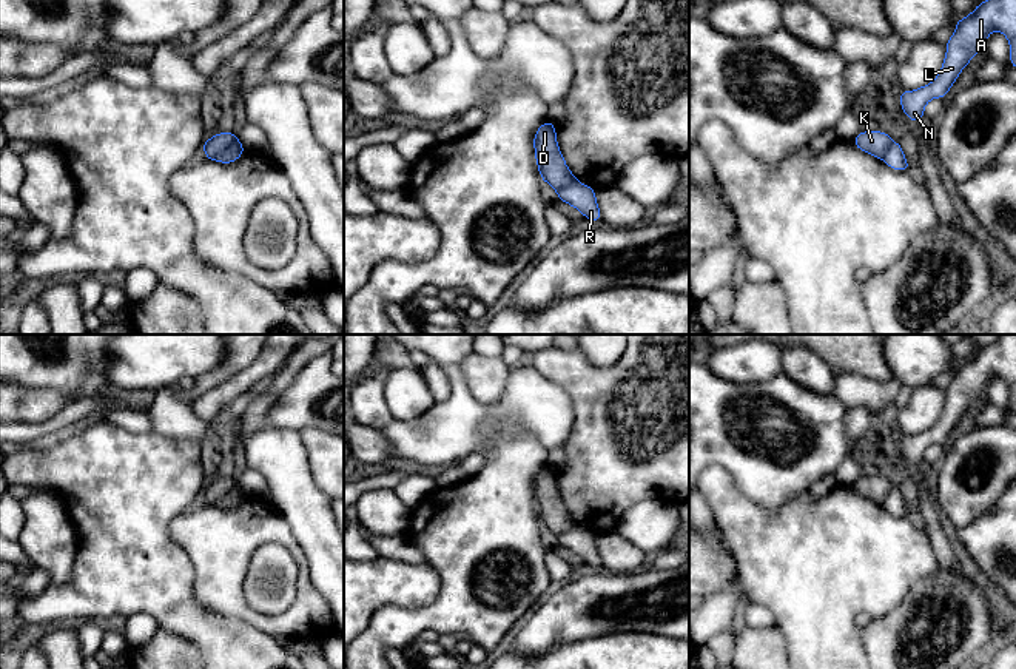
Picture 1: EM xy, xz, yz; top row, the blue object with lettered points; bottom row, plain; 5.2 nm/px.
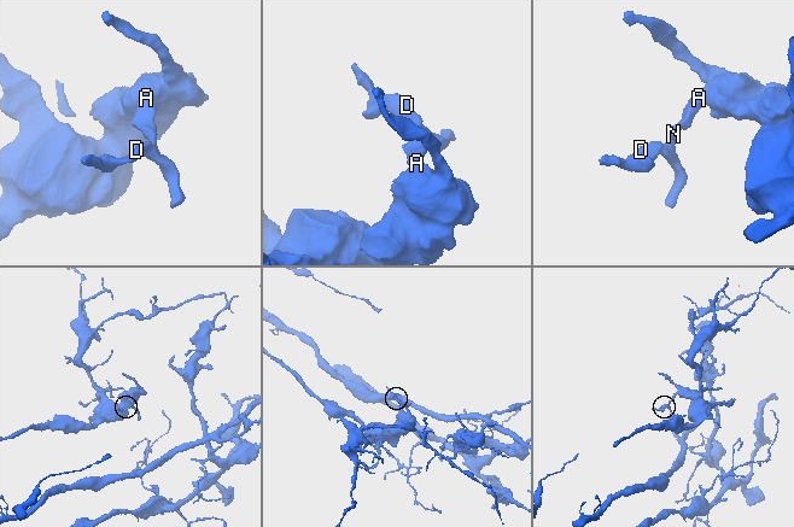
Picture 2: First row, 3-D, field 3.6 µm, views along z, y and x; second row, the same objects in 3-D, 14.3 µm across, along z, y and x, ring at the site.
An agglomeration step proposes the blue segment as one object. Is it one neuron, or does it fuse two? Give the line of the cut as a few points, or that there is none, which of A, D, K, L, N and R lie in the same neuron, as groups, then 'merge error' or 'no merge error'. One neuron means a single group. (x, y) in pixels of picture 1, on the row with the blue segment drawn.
xy (236, 139), (213, 159) | A L N R / D K | merge error

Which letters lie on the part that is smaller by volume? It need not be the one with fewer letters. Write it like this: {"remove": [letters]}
{"remove": ["D", "K"]}

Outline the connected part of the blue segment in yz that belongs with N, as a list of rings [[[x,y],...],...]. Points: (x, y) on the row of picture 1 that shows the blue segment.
[[[985,0],[971,14],[956,22],[954,34],[945,43],[944,65],[936,79],[917,89],[900,91],[900,106],[916,123],[923,119],[925,105],[931,99],[944,99],[953,83],[985,46],[991,31],[1001,31],[1010,43],[1010,65],[1016,68],[1016,0]]]

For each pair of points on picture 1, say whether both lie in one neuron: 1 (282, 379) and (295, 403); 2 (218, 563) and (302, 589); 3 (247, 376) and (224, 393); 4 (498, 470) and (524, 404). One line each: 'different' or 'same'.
1: different
2: same
3: same
4: different

